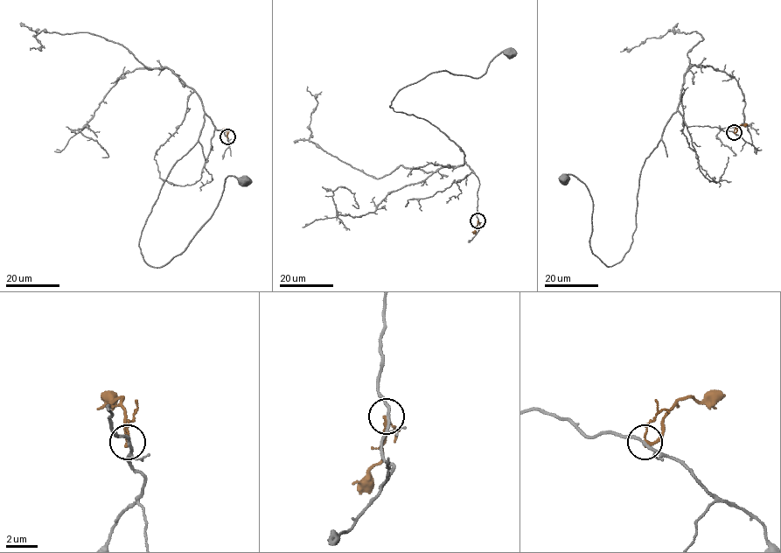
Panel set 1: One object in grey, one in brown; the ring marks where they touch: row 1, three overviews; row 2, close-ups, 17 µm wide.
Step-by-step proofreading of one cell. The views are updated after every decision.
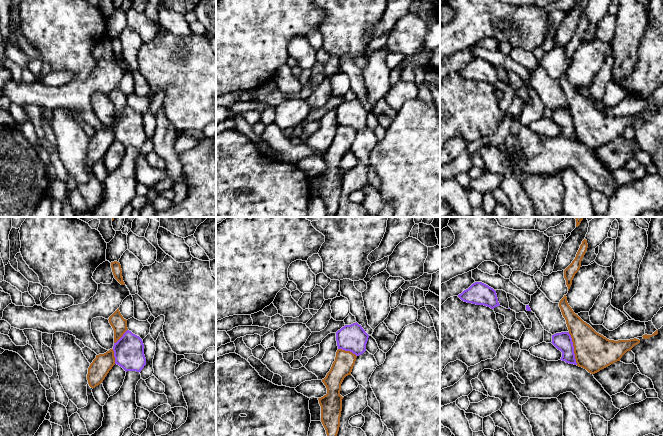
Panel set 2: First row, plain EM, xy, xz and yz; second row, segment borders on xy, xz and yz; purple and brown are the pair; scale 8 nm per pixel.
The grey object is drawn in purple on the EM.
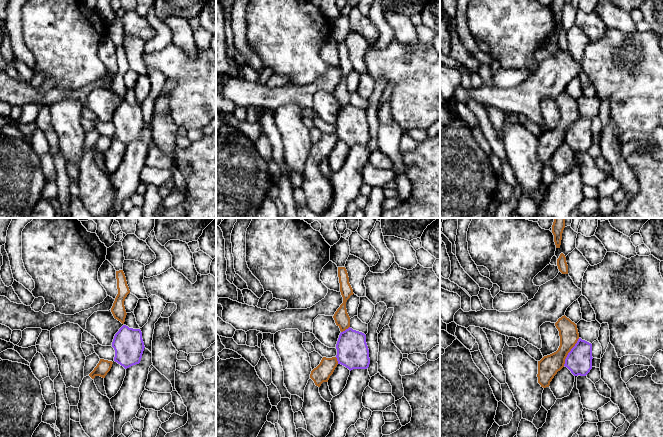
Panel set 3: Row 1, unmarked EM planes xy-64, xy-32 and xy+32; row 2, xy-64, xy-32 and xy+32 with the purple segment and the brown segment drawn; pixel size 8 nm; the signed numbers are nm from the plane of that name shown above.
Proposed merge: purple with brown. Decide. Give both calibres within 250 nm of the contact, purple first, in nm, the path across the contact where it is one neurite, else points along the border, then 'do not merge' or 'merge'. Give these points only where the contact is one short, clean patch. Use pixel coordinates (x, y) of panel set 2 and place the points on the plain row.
150/300 nm | along yz (568, 108), (577, 140) | do not merge

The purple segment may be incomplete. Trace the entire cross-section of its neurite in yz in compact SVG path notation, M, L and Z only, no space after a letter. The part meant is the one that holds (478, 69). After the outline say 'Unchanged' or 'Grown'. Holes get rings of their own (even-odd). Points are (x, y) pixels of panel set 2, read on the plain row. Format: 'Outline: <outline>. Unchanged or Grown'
Outline: M482 58L473 59L468 65L459 70L458 73L464 78L484 81L491 85L500 82L496 67Z. Unchanged

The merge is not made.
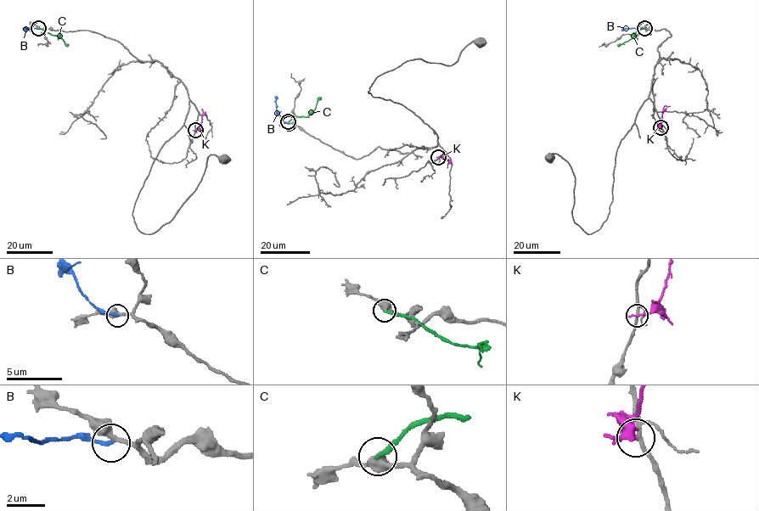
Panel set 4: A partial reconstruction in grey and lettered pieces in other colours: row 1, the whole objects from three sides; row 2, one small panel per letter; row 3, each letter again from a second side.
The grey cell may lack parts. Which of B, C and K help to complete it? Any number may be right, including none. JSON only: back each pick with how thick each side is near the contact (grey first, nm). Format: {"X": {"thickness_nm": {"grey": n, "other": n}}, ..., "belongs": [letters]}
{"belongs": []}

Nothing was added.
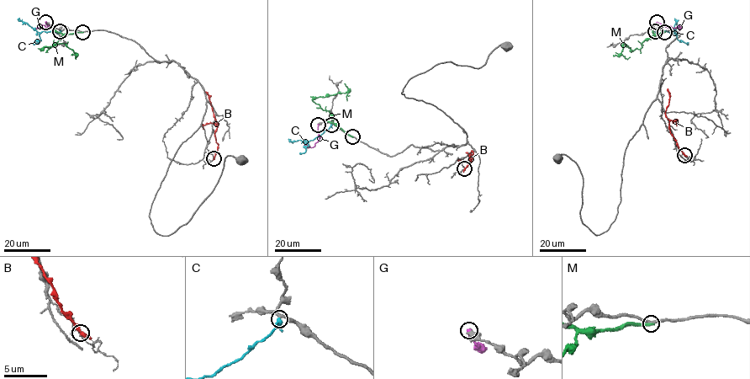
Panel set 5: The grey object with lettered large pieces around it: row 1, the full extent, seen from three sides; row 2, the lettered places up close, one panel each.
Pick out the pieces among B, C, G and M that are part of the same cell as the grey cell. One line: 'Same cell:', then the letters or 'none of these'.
Same cell: C

